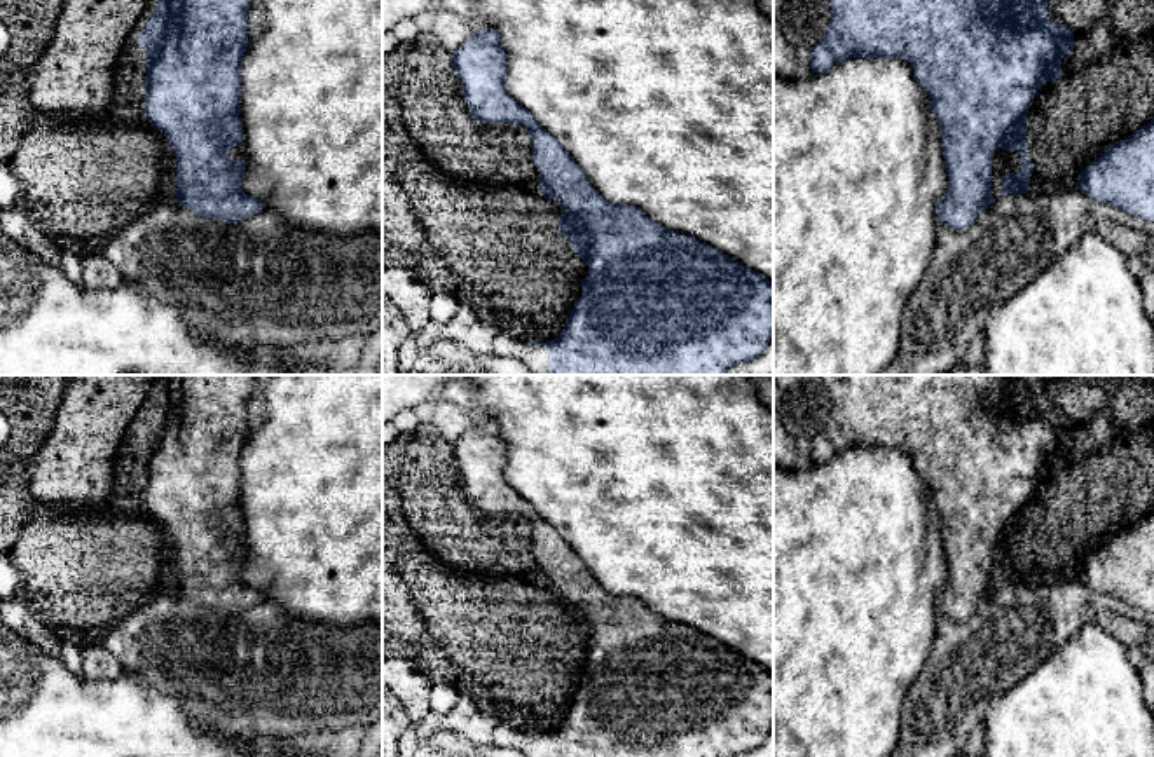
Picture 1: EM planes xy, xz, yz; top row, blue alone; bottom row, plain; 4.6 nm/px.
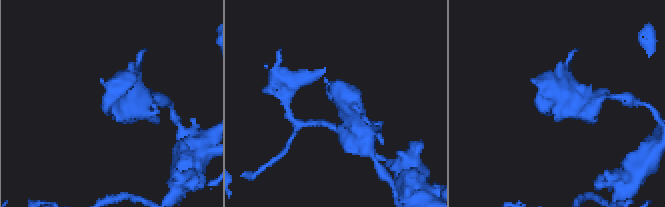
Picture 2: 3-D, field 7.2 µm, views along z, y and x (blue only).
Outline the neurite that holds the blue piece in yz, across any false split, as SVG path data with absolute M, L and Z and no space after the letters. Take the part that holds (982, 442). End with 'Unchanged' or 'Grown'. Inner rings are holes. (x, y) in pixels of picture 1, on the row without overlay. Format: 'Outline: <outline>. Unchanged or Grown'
Outline: M821 375L831 398L831 412L821 433L810 440L812 464L826 464L831 457L848 448L899 448L911 455L915 471L927 481L931 499L941 520L941 541L948 563L946 584L936 595L938 610L951 619L969 617L976 607L986 600L995 590L992 588L992 544L1002 541L1016 541L1020 544L1020 562L1002 567L1002 586L1028 584L1030 563L1034 560L1032 548L1027 544L1027 504L1035 483L1046 474L1060 467L1061 450L1074 443L1074 424L1065 417L1048 410L1048 387L1034 391L1021 385L1013 375Z. Unchanged

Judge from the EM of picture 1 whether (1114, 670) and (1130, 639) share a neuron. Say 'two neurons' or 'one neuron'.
two neurons

